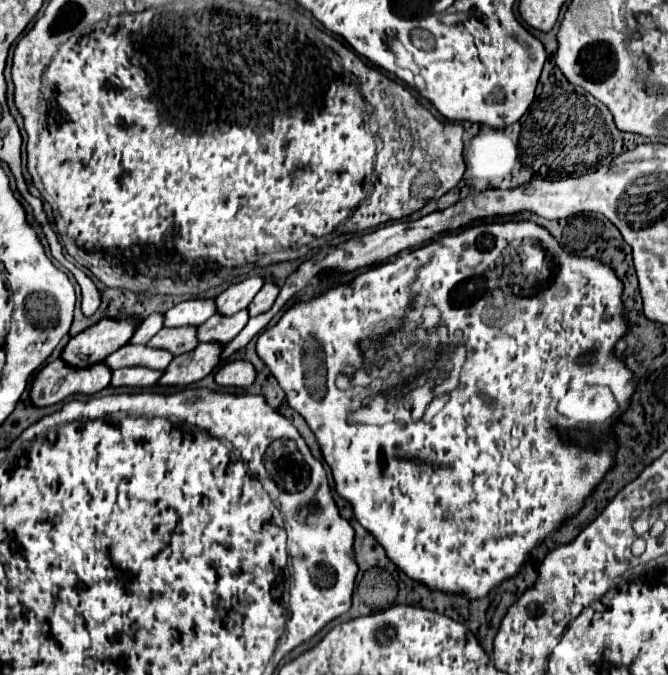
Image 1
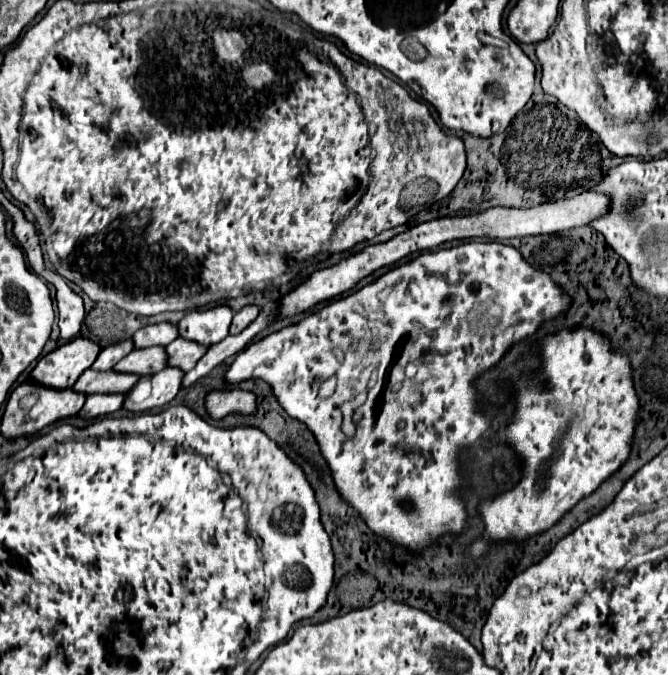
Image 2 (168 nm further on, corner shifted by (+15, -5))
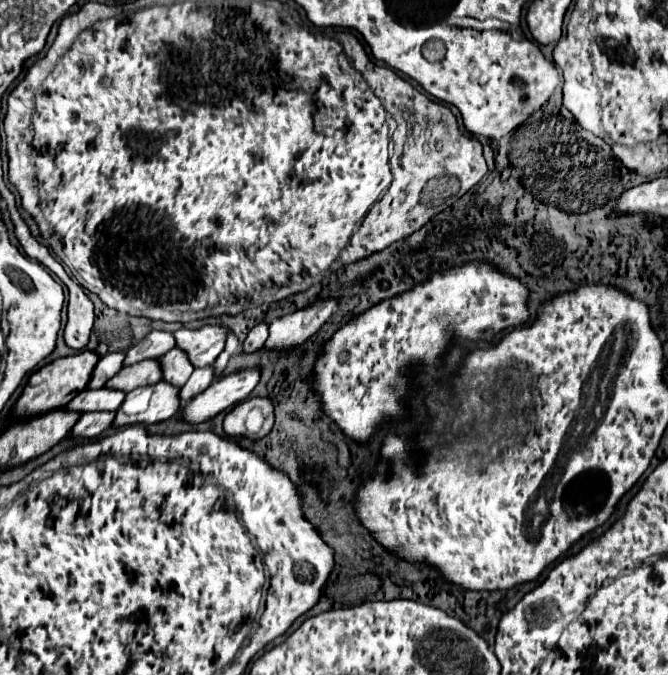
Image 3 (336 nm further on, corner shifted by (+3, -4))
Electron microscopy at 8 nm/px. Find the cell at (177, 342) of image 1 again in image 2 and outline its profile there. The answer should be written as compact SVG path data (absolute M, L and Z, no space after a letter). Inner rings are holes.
M148 346L148 348L136 348L128 356L124 356L114 370L120 372L136 372L140 376L156 374L162 368L168 366L168 354L164 346Z

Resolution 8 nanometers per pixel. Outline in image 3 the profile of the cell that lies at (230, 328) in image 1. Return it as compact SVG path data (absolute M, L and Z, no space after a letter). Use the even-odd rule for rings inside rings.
M176 347L170 349L168 353L164 353L158 359L158 363L162 367L162 379L174 387L182 387L194 371L188 357L184 357L184 353L180 353L180 349L176 349Z

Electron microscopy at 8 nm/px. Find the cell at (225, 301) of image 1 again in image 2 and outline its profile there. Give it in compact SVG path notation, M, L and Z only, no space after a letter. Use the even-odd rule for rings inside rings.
M214 306L208 310L192 310L180 322L180 336L194 338L206 346L212 346L228 336L228 328L232 322L230 306Z

